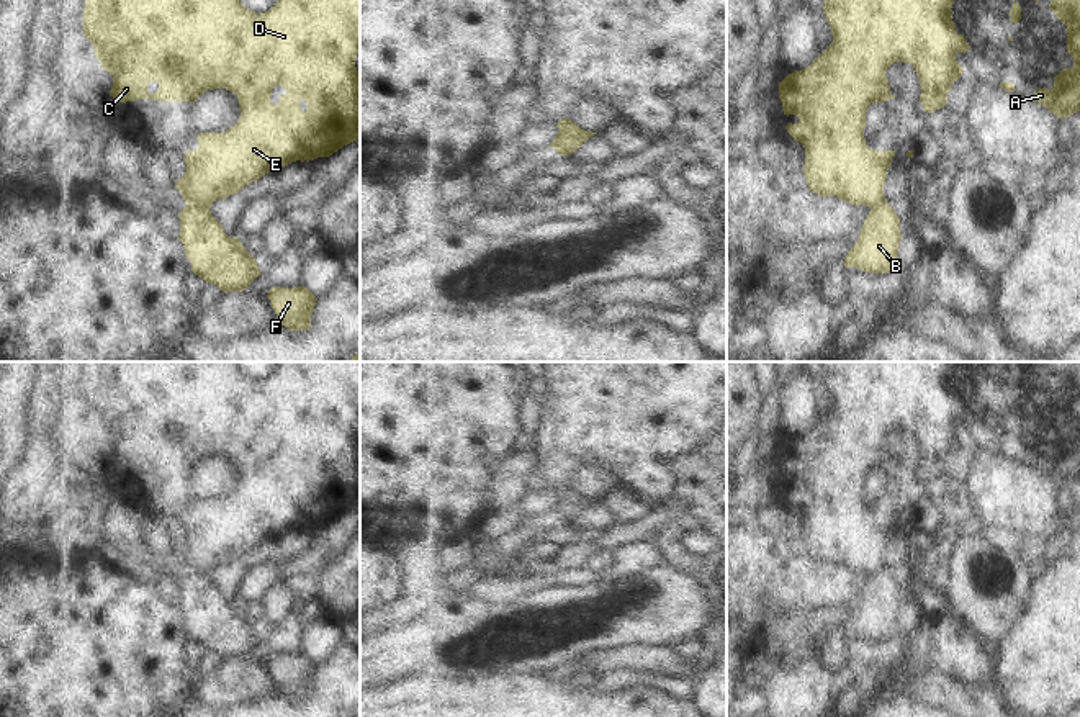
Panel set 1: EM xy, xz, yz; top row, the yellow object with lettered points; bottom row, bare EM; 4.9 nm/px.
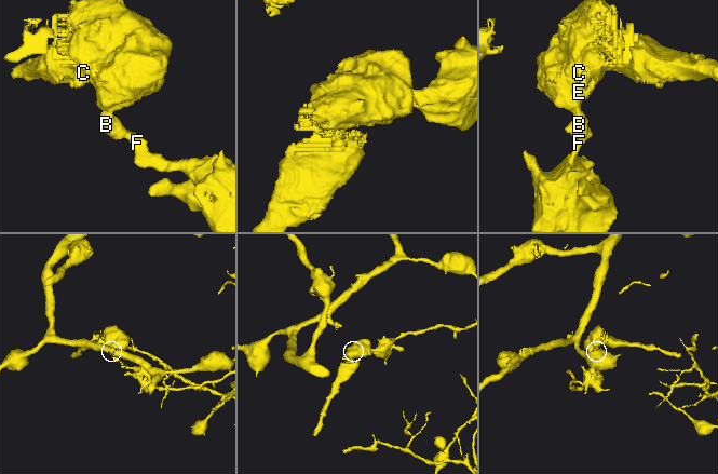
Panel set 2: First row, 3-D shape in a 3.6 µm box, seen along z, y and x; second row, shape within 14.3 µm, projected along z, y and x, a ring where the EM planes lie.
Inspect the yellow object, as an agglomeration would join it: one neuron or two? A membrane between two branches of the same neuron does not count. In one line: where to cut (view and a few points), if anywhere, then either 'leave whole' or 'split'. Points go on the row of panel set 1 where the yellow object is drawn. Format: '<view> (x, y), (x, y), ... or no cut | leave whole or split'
xy (187, 203), (197, 203), (208, 210) | split

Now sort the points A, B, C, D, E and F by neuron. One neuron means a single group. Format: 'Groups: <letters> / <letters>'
Groups: A C D E / B F

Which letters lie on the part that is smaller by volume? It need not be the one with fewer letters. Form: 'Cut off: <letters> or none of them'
Cut off: A, C, D, E

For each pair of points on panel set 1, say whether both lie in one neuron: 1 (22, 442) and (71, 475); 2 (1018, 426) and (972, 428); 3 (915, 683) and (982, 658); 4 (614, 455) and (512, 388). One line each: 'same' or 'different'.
1: different
2: same
3: different
4: different

